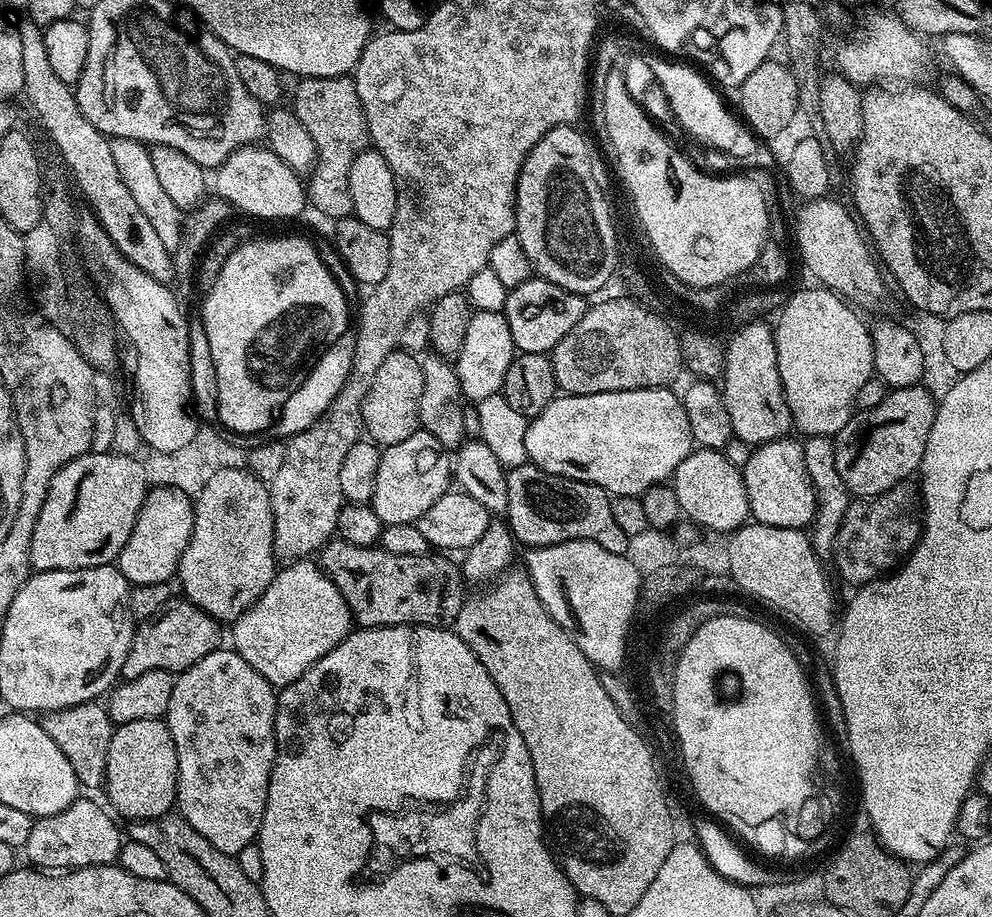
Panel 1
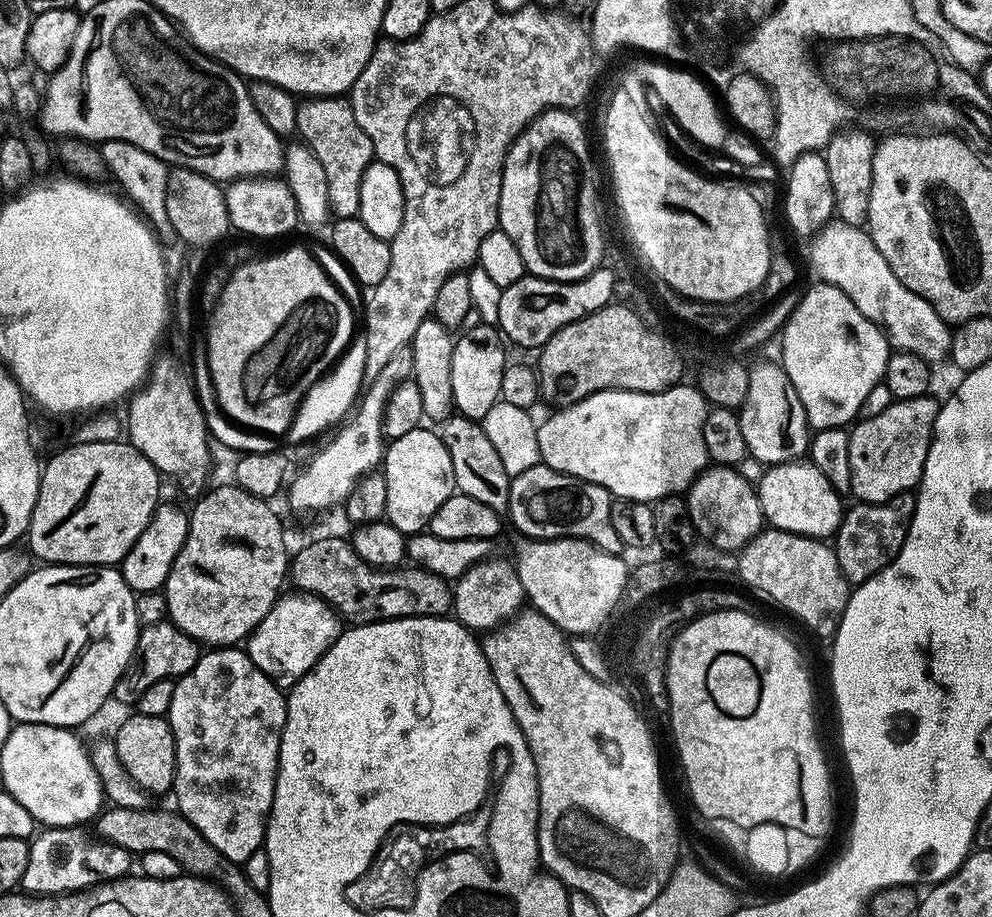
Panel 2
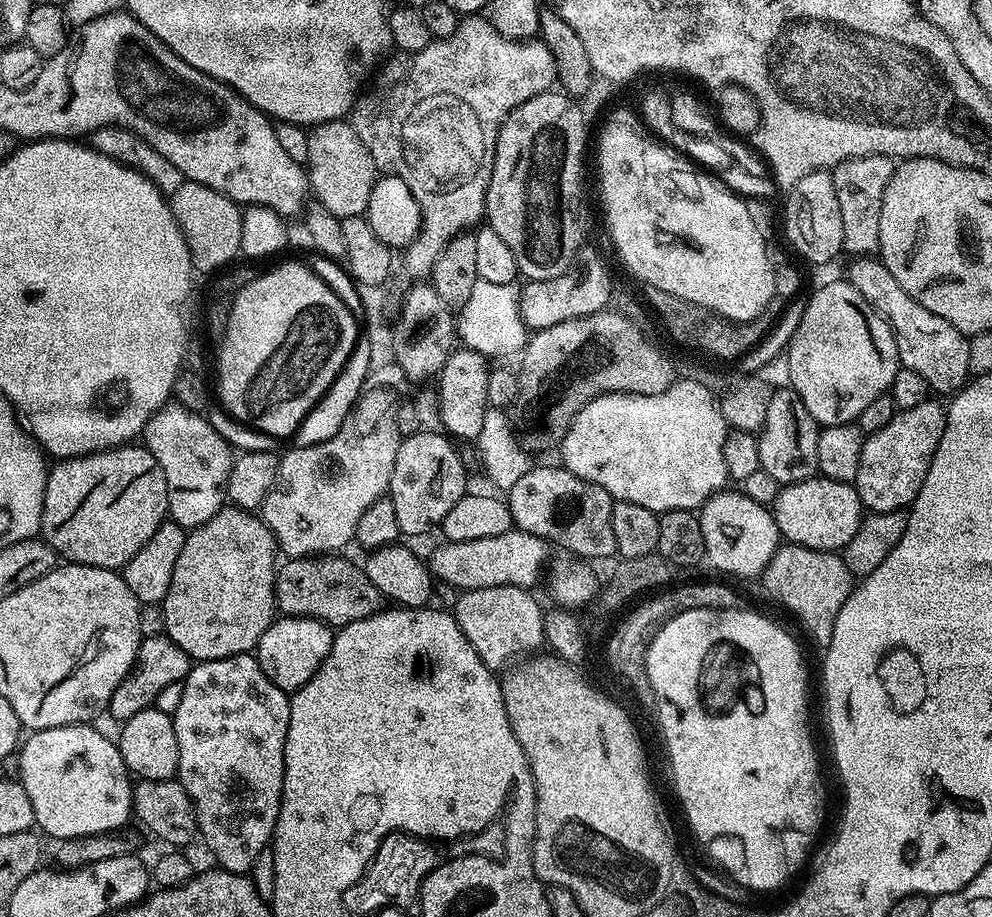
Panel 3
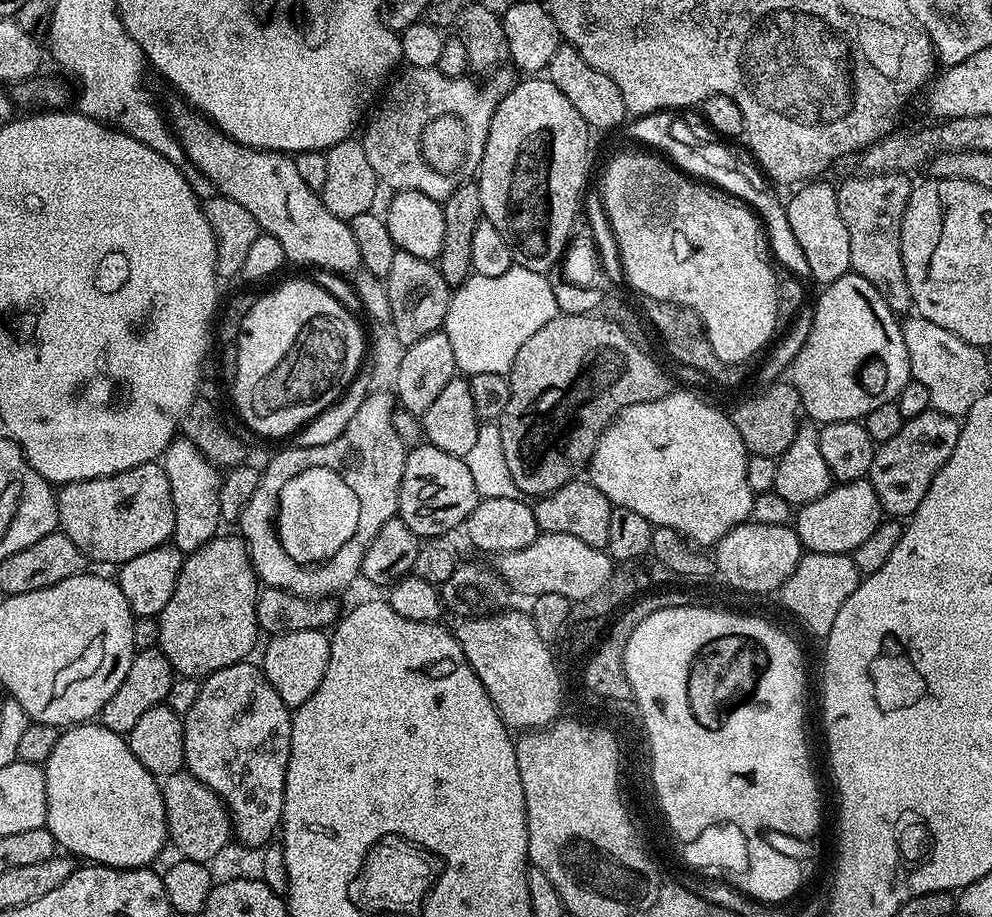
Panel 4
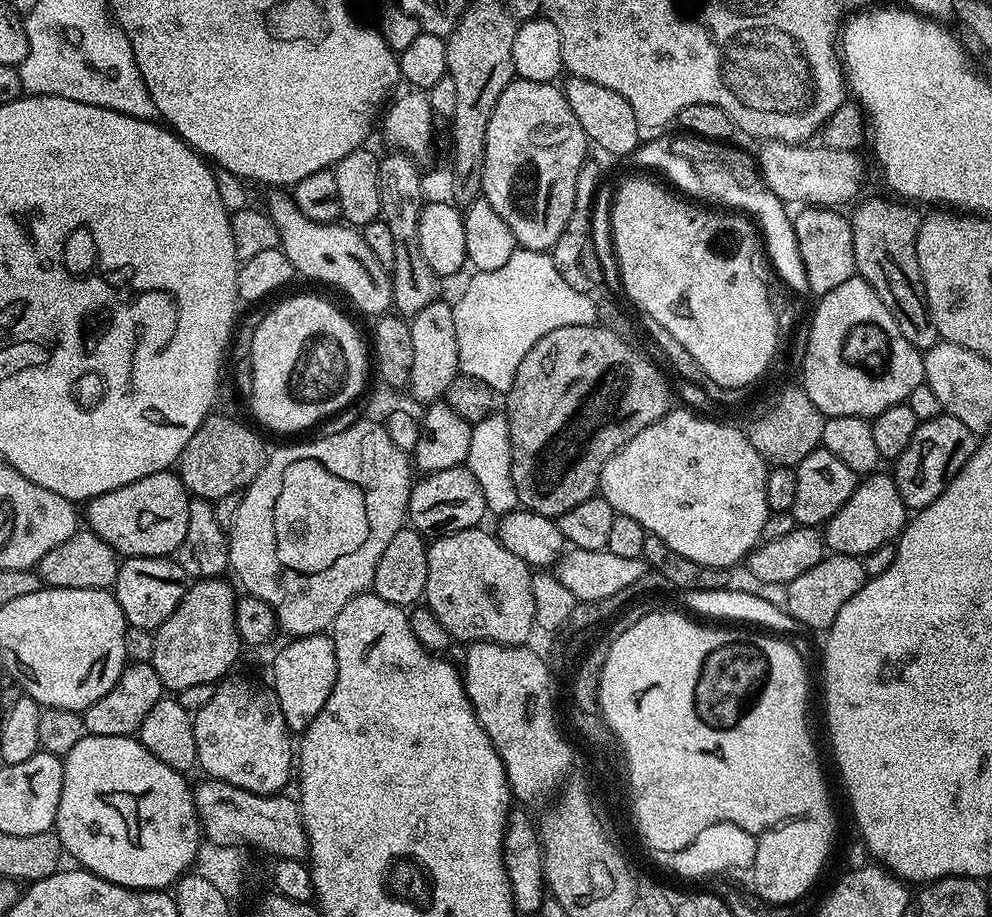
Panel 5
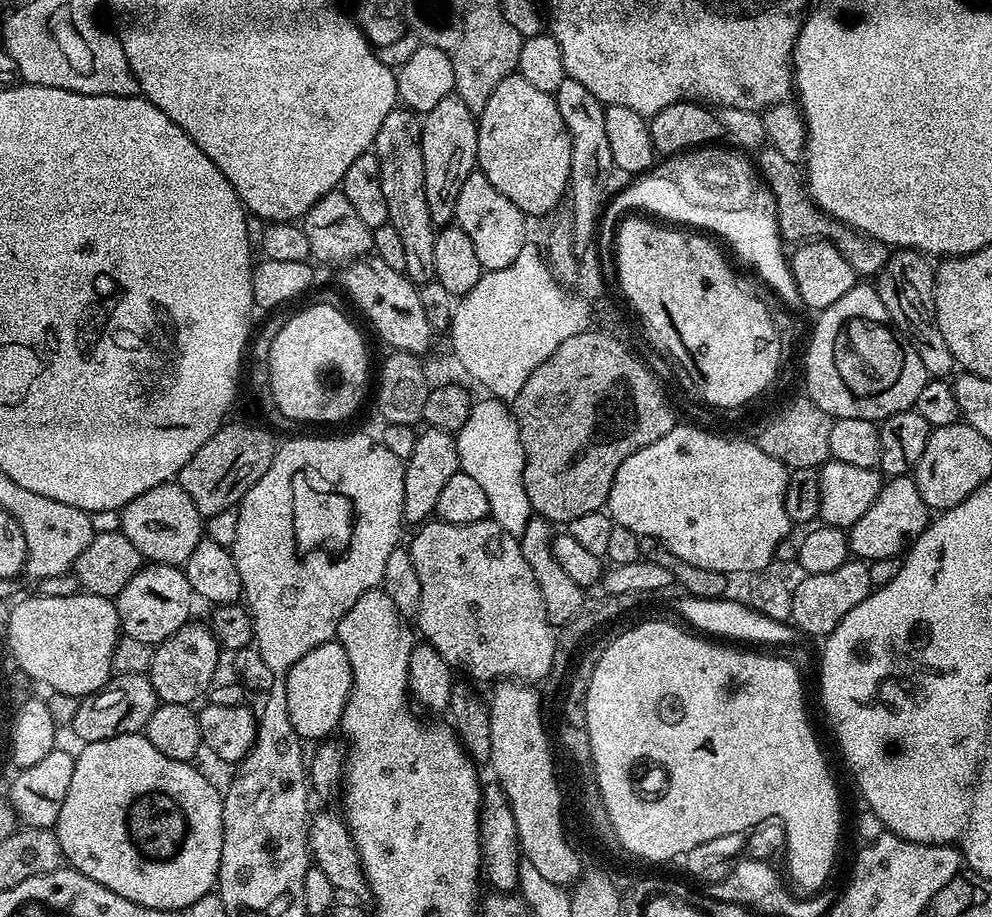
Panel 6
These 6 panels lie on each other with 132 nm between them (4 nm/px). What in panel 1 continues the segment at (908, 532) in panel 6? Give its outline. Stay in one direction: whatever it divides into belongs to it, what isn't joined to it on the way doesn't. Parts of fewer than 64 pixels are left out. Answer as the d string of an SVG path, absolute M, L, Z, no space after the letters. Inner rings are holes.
M798 439L770 440L753 447L750 460L742 469L751 519L766 526L807 529L816 513L816 495L806 474L803 443Z

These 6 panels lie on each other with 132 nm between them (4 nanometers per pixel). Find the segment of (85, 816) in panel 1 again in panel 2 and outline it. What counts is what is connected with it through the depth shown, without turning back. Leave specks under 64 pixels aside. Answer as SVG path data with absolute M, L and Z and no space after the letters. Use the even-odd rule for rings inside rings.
M80 826L45 827L28 845L26 874L22 874L19 887L25 893L37 897L62 896L94 888L101 882L121 879L133 871L133 853L126 851L122 846L103 842L94 844L84 837L84 831L85 829Z

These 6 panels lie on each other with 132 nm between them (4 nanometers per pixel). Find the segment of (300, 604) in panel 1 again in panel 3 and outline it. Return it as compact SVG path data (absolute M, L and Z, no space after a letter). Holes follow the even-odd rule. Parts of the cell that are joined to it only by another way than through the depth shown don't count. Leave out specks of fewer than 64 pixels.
M281 615L272 621L266 634L262 634L255 646L254 655L266 678L270 678L274 686L291 694L306 682L310 682L310 678L314 678L326 654L330 654L333 635L333 629L317 620Z

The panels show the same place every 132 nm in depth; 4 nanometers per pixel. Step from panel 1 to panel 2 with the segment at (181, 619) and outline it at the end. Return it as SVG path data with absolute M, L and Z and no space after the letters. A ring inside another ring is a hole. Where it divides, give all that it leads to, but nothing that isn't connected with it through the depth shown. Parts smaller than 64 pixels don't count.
M165 622L154 626L143 626L140 629L140 637L134 654L130 658L126 670L118 678L111 699L117 700L120 704L139 705L142 694L146 694L146 690L150 690L150 686L154 686L154 682L185 676L187 672L194 670L201 655L201 645L188 637L176 624Z

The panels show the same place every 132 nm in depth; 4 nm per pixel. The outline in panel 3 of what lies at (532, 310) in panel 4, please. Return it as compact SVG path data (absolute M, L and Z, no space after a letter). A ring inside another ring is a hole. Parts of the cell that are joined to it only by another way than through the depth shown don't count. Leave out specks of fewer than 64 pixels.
M477 280L470 298L458 312L459 343L485 358L515 357L526 343L526 325L520 315L520 295L511 284L497 286L494 282Z

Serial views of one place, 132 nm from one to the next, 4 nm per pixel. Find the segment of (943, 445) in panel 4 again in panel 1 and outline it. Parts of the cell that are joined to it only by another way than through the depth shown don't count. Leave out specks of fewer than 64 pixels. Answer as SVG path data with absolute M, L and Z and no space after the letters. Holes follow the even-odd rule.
M915 384L891 389L878 406L851 416L834 437L834 462L838 462L838 474L842 474L842 482L853 497L877 496L919 473L937 407L937 397Z

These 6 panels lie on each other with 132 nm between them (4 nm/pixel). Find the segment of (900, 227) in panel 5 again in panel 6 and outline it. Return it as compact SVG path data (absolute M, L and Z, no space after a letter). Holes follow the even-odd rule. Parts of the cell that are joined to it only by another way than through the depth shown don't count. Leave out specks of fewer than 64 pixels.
M896 250L889 255L884 268L875 277L874 287L894 326L906 343L914 346L914 354L918 354L922 366L926 366L929 377L948 378L953 375L954 361L950 346L946 346L946 338L942 338L942 330L938 330L934 306L935 281L936 274L929 257L911 250Z

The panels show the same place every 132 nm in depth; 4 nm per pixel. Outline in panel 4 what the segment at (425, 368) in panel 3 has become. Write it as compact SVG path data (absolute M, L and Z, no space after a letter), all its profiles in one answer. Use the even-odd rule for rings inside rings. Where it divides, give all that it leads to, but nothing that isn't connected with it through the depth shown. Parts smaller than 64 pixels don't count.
M397 250L390 266L390 274L386 277L386 285L392 326L405 346L443 329L453 289L446 282L446 278L442 278L439 267L433 261L414 258L414 254Z

